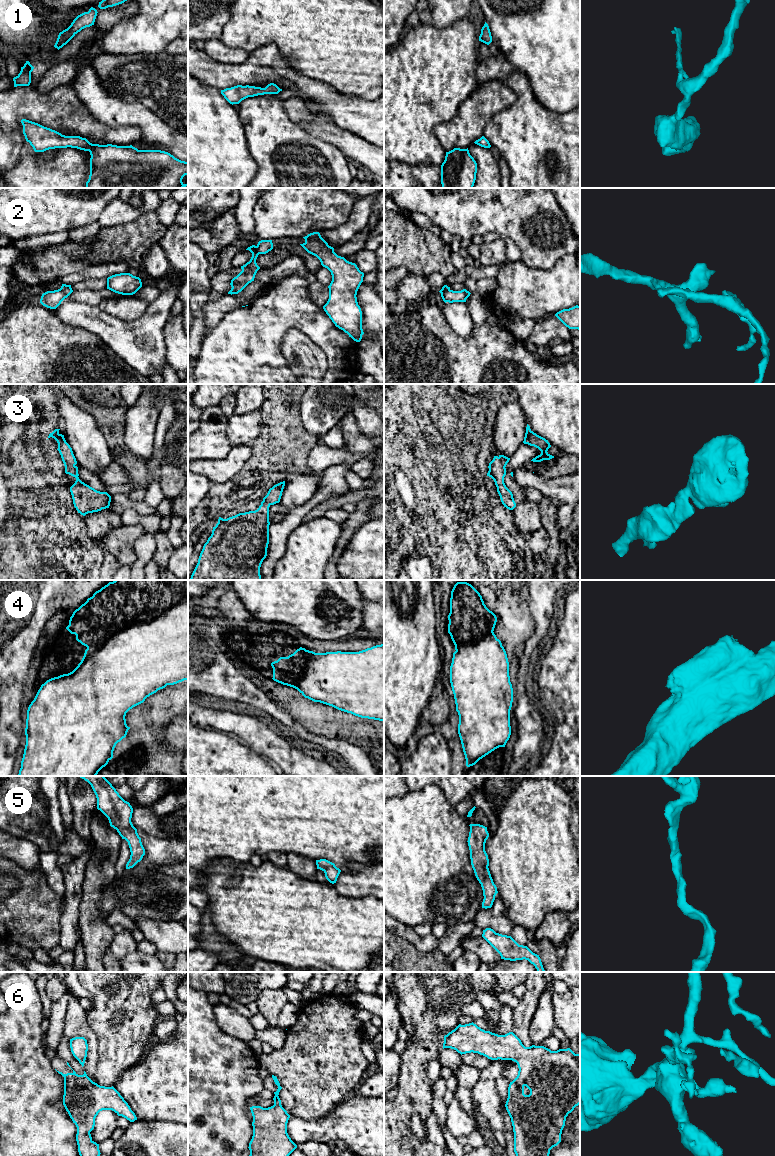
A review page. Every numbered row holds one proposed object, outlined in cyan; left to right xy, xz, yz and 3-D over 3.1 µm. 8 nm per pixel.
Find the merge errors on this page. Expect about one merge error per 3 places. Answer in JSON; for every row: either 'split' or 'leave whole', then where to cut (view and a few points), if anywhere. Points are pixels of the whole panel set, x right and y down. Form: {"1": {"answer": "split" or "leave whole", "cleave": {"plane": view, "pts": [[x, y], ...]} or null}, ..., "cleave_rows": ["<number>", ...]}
{"1": {"answer": "leave whole", "cleave": null}, "2": {"answer": "split", "cleave": {"plane": "xy", "pts": [[59, 289], [66, 297]]}}, "3": {"answer": "leave whole", "cleave": null}, "4": {"answer": "split", "cleave": {"plane": "xy", "pts": [[187, 600], [151, 620], [119, 628], [103, 644], [87, 649]]}}, "5": {"answer": "leave whole", "cleave": null}, "6": {"answer": "leave whole", "cleave": null}, "cleave_rows": ["2", "4"]}

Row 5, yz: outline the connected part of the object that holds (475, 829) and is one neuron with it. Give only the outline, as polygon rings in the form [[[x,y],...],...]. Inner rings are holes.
[[[470,824],[468,846],[470,850],[471,865],[475,876],[483,890],[482,908],[491,908],[498,893],[489,871],[489,859],[485,851],[485,843],[489,837],[487,827],[480,824]]]

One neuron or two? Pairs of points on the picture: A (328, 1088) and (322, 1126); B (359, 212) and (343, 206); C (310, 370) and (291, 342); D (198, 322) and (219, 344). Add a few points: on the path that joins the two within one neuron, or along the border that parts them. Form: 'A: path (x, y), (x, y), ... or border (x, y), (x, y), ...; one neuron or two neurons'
A: border (342, 1101), (325, 1116), (315, 1119), (301, 1119); two neurons
B: border (359, 198), (353, 204), (349, 218), (336, 227); two neurons
C: path (308, 363), (298, 349); one neuron
D: border (204, 338), (198, 356); two neurons

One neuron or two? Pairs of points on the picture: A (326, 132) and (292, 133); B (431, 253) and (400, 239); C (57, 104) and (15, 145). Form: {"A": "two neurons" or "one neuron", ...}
{"A": "two neurons", "B": "one neuron", "C": "two neurons"}

